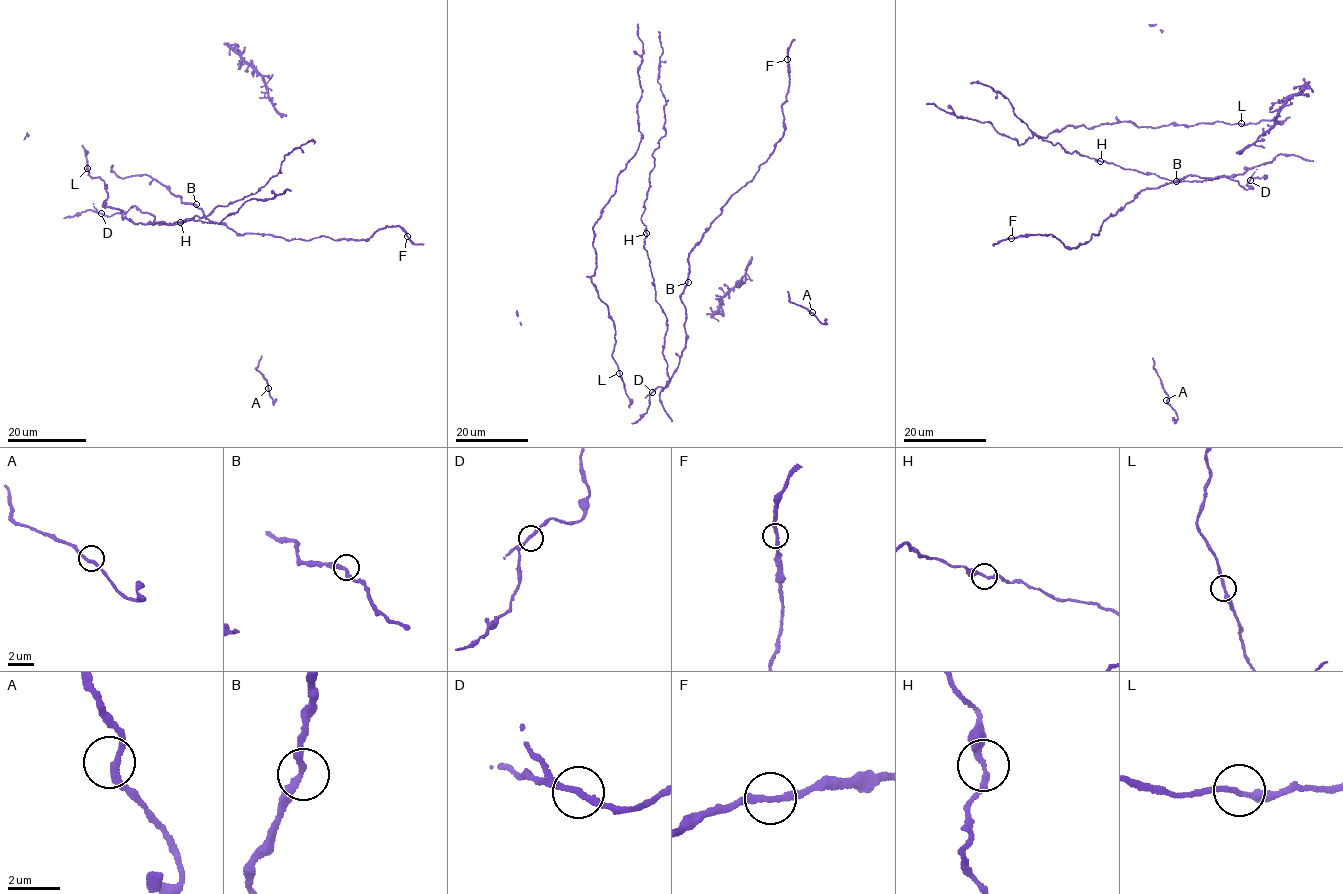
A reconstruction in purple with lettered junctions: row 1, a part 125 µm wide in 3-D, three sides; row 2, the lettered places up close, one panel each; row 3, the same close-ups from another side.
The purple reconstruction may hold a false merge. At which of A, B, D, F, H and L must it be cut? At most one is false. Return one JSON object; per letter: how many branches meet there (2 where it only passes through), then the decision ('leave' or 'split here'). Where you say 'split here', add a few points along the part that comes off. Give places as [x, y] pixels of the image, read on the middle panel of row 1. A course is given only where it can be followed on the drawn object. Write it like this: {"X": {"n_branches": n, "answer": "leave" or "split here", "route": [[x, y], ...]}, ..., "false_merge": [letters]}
{"A": {"n_branches": 2, "answer": "leave"}, "B": {"n_branches": 2, "answer": "leave"}, "D": {"n_branches": 2, "answer": "leave"}, "F": {"n_branches": 2, "answer": "leave"}, "H": {"n_branches": 2, "answer": "leave"}, "L": {"n_branches": 2, "answer": "leave"}, "false_merge": []}

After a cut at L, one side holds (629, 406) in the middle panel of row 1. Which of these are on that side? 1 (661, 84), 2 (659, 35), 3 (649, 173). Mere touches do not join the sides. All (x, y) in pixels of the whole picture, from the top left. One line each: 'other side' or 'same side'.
1: same side
2: same side
3: same side

